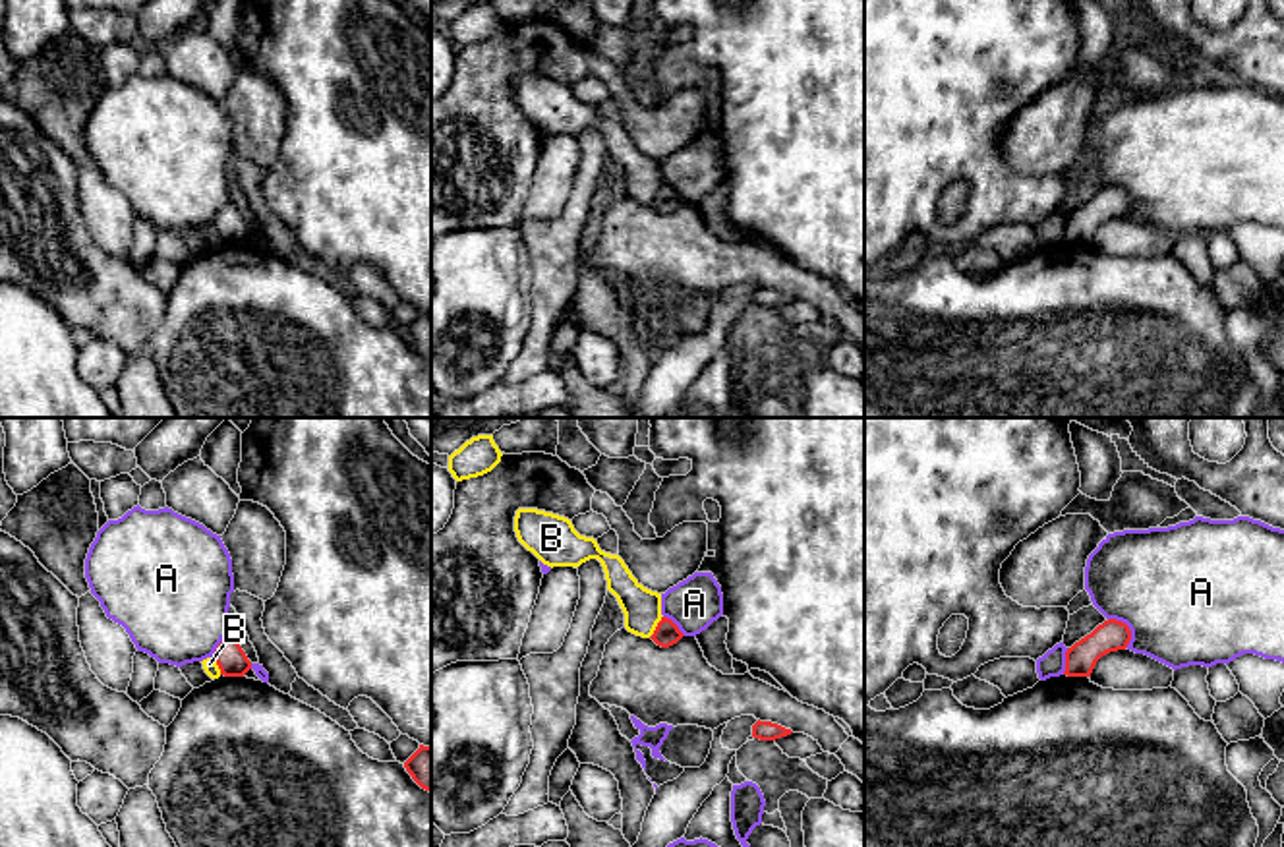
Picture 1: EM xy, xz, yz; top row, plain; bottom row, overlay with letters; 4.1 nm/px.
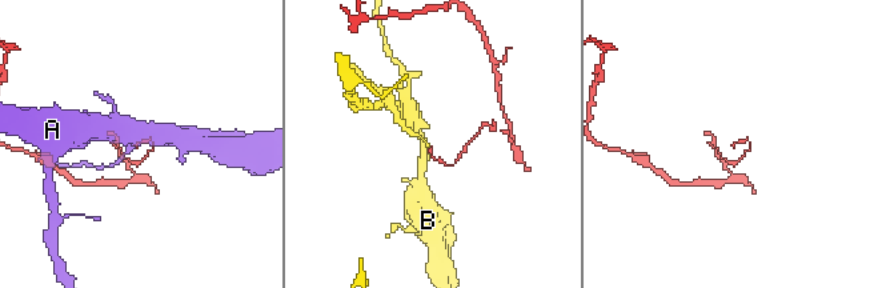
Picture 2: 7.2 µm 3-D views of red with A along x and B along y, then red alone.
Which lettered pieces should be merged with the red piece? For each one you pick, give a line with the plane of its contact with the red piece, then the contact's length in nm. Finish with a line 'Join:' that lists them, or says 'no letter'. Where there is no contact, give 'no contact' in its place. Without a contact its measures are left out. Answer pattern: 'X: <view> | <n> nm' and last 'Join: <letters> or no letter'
Join: no letter

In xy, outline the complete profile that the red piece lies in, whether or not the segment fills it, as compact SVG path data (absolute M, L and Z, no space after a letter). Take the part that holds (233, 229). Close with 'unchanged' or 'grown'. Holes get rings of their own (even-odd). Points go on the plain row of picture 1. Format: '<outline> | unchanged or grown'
M228 199L217 213L213 224L220 236L220 242L224 244L244 244L251 236L251 228L248 226L246 219Z | unchanged

